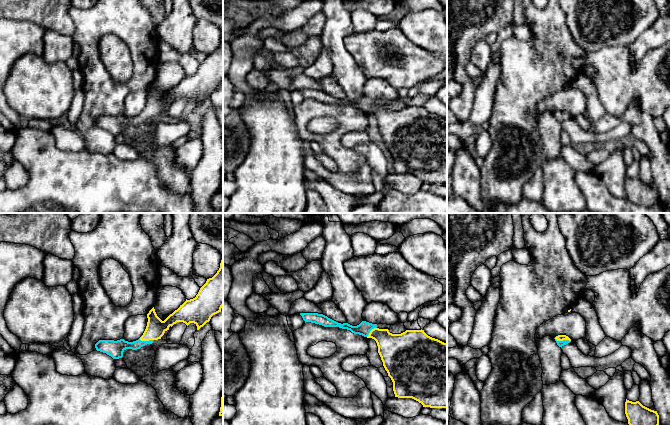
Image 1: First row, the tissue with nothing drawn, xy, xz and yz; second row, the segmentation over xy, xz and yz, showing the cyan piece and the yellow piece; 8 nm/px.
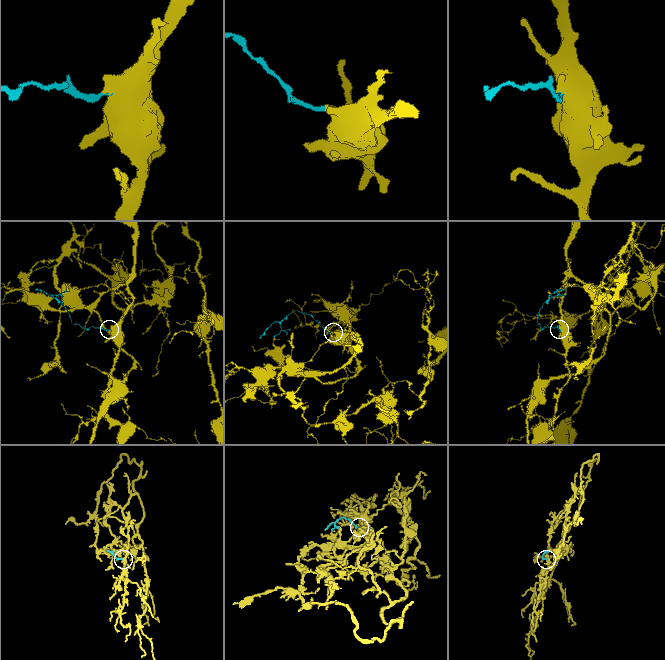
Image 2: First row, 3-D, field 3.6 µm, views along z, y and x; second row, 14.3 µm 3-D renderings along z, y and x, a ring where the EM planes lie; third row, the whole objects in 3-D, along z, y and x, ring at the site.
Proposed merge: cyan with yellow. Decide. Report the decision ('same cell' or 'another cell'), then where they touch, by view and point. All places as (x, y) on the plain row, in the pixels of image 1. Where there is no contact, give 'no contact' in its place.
same cell; contact yz (563, 116)

